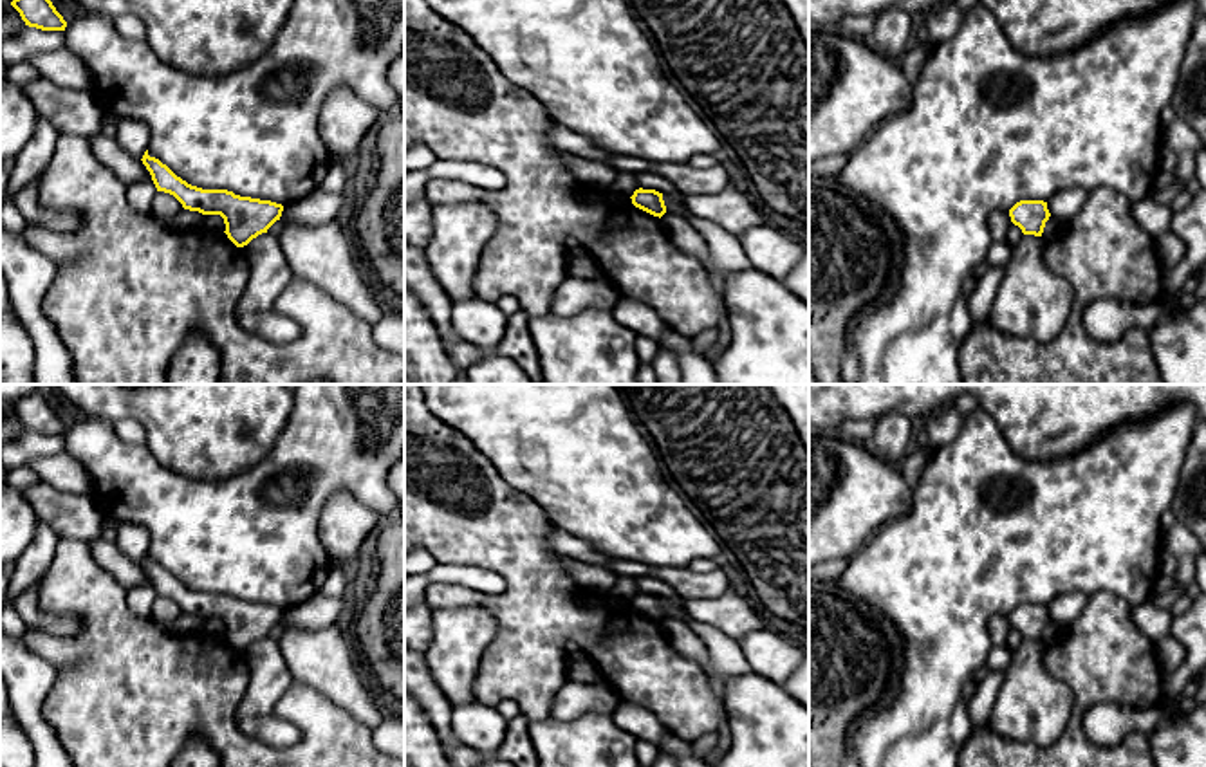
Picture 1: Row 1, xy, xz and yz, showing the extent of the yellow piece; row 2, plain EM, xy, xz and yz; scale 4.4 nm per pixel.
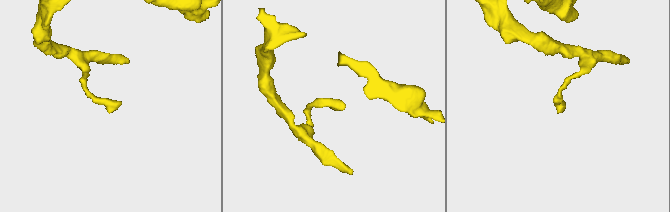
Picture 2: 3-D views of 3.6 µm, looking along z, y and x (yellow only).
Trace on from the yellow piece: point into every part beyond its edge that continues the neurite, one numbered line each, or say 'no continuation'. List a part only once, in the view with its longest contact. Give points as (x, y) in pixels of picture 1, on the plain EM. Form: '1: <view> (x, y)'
no continuation

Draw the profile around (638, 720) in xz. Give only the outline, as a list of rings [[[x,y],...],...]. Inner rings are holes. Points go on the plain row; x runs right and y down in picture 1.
[[[621,698],[612,720],[637,740],[659,744],[661,740],[672,736],[672,731],[646,707]]]

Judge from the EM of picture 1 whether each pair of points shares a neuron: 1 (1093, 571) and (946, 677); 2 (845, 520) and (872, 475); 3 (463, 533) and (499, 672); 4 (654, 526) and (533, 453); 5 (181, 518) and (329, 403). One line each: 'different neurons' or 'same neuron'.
1: same neuron
2: same neuron
3: same neuron
4: same neuron
5: same neuron

